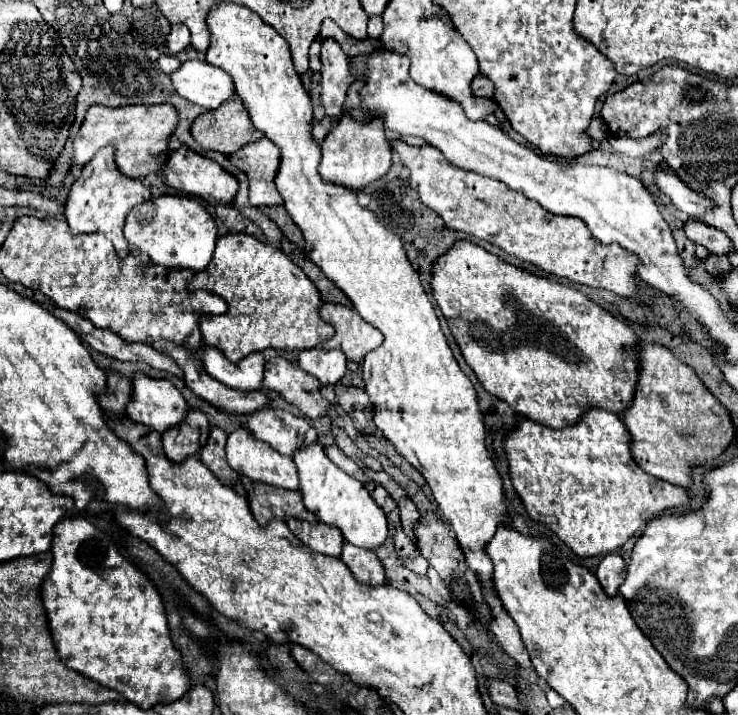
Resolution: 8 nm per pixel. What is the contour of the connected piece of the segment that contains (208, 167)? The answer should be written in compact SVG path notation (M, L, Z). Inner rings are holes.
M180 147L168 153L170 157L166 159L166 167L162 167L162 175L166 179L166 183L182 193L188 195L196 195L200 199L204 199L210 205L220 205L220 203L232 203L236 193L238 193L238 181L236 177L232 177L230 173L226 173L216 161L188 149L188 147Z

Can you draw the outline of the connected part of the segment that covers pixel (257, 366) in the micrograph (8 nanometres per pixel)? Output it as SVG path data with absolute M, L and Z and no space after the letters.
M202 345L196 353L198 361L204 365L206 373L224 385L240 391L256 391L262 387L264 357L262 353L250 353L242 361L228 361L224 353L216 347Z

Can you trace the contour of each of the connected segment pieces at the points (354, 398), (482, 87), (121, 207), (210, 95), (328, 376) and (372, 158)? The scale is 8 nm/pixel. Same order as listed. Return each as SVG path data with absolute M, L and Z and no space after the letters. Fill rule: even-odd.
M336 385L336 399L338 403L342 405L342 409L372 409L370 405L370 397L364 389L358 389L358 387L342 387L342 385Z
M476 75L474 81L472 81L472 93L476 97L486 97L486 99L492 99L492 93L494 93L494 85L488 77L482 77L482 75Z
M104 147L100 149L94 159L90 163L86 163L82 167L80 177L74 181L72 189L70 189L70 197L66 201L66 221L70 225L70 231L80 235L80 233L104 233L116 247L120 257L126 257L130 247L128 241L124 237L124 221L126 215L130 213L130 209L138 203L144 203L150 199L150 189L140 181L140 179L132 179L126 177L124 173L120 173L120 169L116 167L114 161L114 149L112 147Z
M200 59L184 61L182 67L172 73L172 83L182 97L206 109L218 109L224 101L236 97L232 77Z
M320 347L300 351L298 367L314 375L320 385L336 385L346 373L346 355L340 349L324 351Z
M342 115L338 125L326 135L322 143L322 161L318 173L326 183L358 191L384 177L390 165L392 165L392 147L384 135L382 121L360 123L348 115Z

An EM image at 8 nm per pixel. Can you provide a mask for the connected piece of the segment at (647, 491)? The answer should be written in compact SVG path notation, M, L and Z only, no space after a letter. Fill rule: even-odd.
M592 409L576 425L564 431L552 431L530 419L522 419L518 429L506 439L512 485L526 505L528 515L550 527L578 557L608 555L620 549L638 529L668 509L688 509L688 491L648 475L638 467L630 453L630 433L614 413Z

